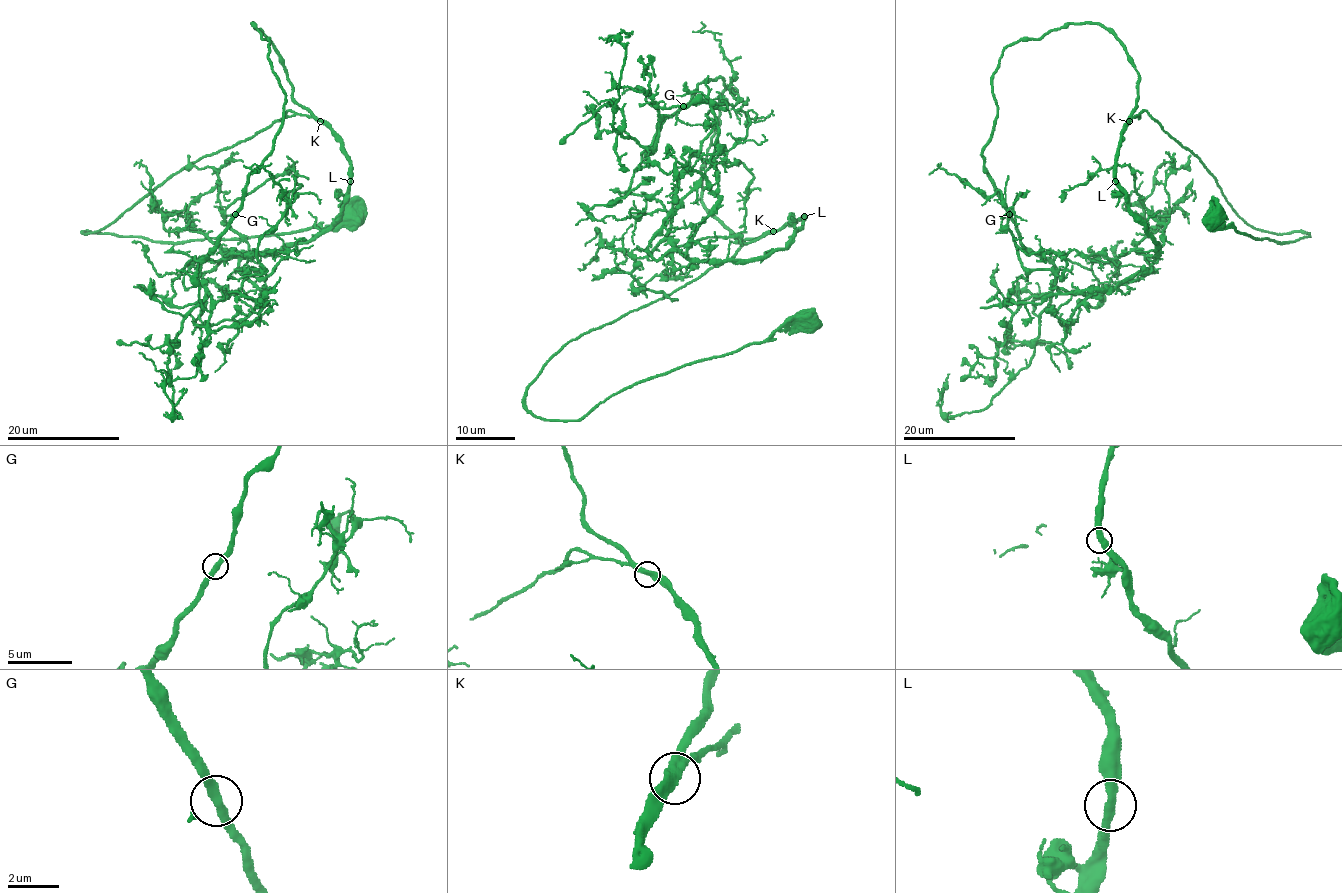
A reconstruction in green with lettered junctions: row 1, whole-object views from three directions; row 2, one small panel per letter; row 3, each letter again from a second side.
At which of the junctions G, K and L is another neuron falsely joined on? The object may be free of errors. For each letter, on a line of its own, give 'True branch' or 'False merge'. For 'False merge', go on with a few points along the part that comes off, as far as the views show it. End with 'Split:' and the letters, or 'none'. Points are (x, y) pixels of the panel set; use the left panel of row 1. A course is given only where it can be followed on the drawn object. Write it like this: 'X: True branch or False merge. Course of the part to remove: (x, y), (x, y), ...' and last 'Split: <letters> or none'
G: True branch
K: True branch
L: True branch
Split: none

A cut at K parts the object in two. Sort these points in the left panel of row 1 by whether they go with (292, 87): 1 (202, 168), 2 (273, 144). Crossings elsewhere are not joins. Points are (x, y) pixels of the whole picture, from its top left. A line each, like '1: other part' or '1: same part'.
1: same part
2: same part

